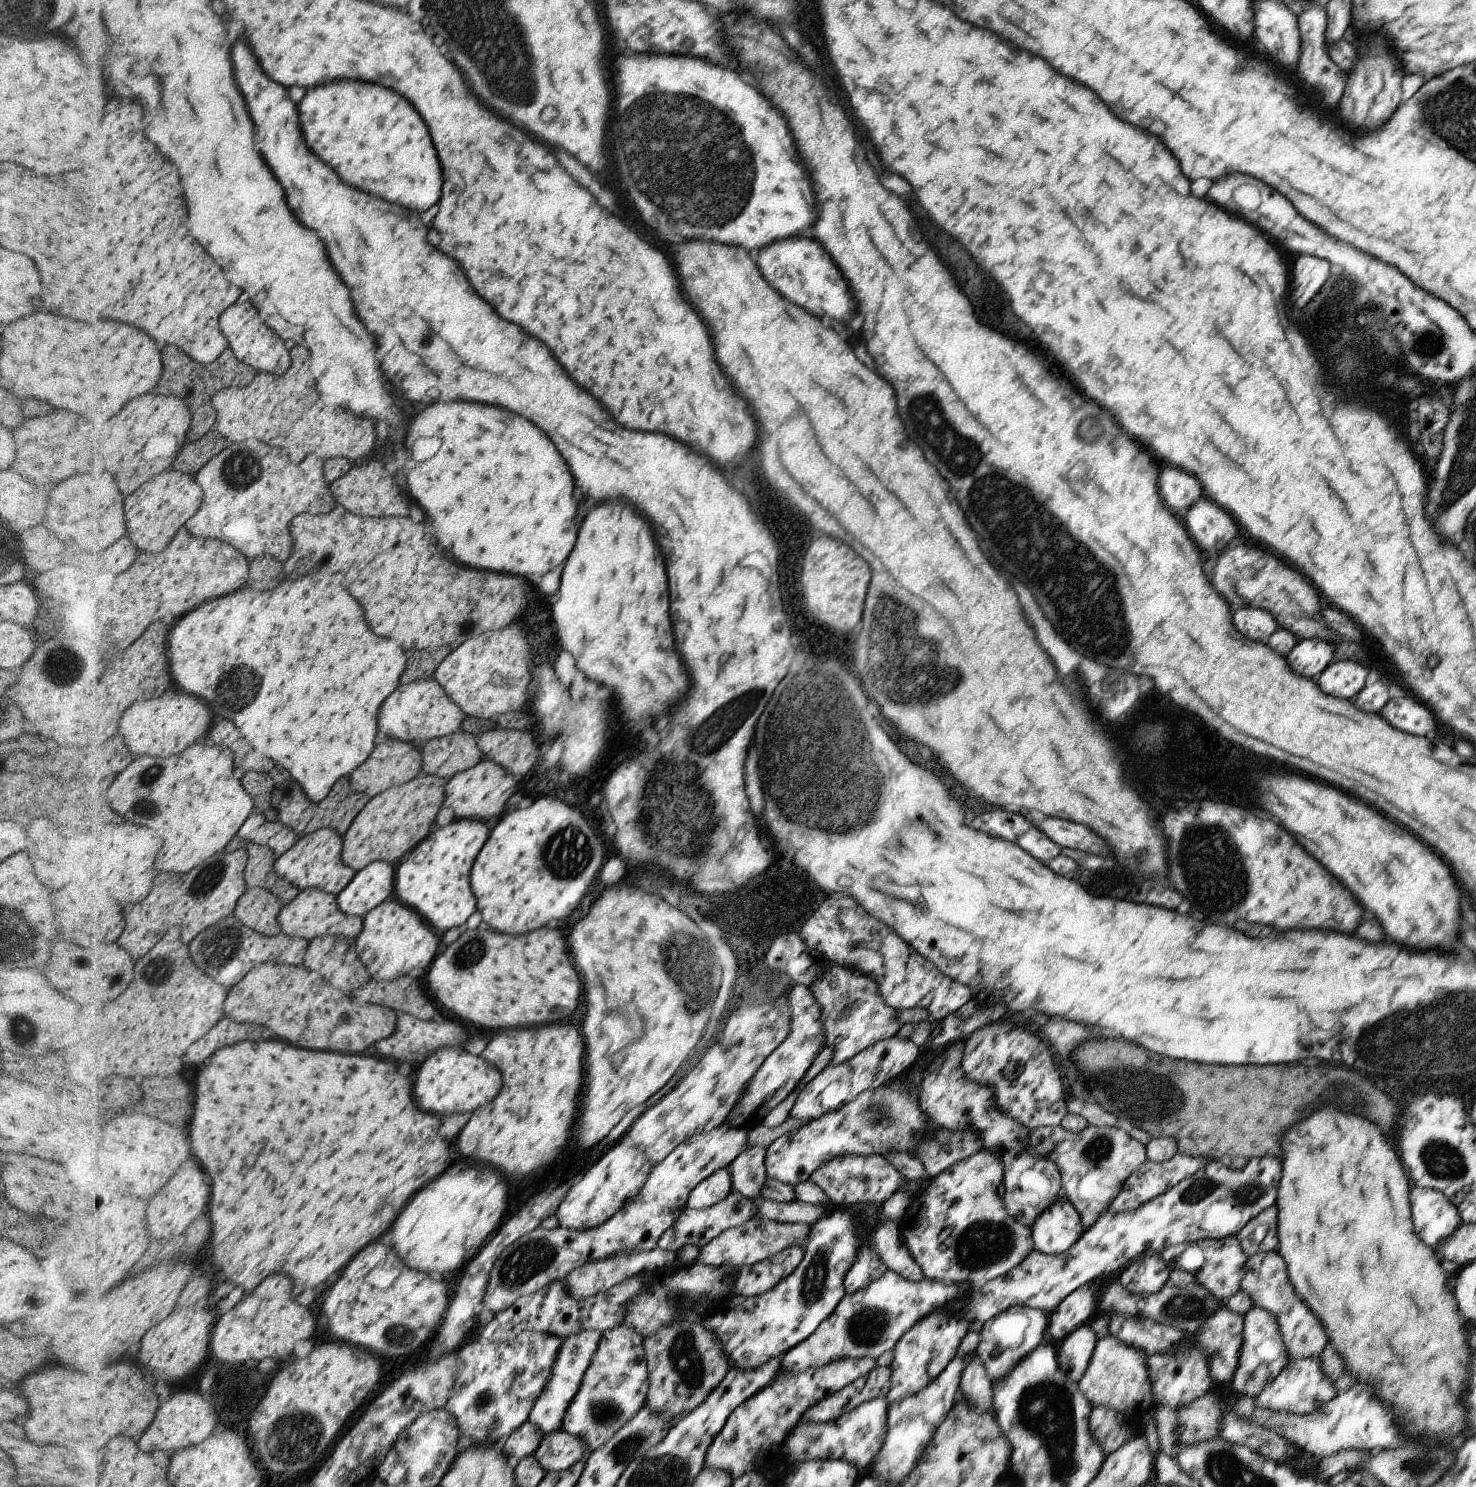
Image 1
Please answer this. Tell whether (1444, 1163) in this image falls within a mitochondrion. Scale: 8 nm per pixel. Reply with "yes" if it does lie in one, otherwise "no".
yes

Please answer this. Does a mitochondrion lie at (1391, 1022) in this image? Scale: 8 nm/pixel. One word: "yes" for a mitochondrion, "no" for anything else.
yes

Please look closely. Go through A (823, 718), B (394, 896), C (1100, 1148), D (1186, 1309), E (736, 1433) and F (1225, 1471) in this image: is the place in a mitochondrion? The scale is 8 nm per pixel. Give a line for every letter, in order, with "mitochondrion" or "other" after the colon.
A: mitochondrion
B: other
C: mitochondrion
D: mitochondrion
E: other
F: mitochondrion

